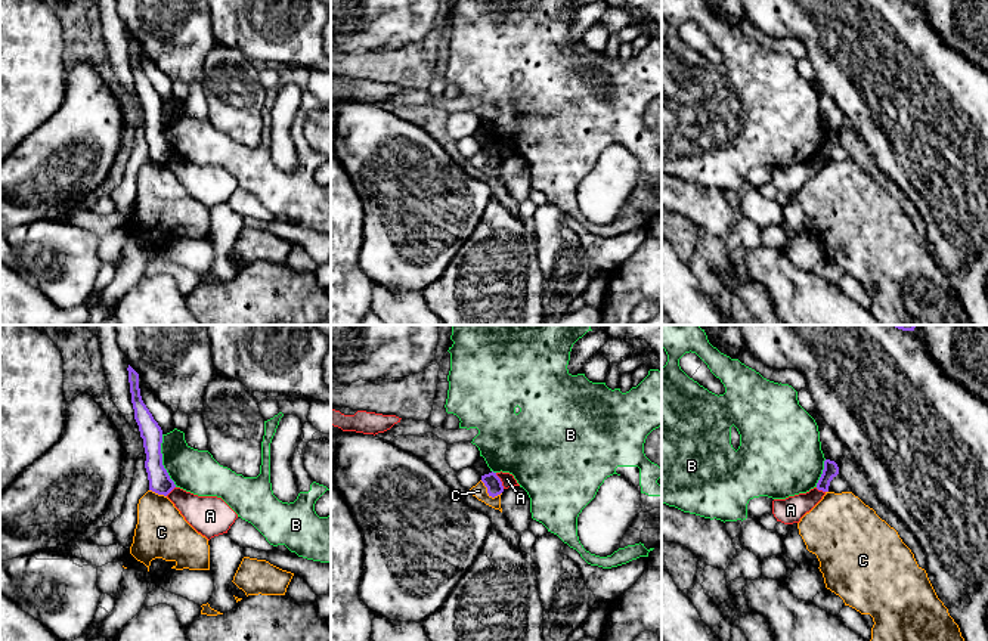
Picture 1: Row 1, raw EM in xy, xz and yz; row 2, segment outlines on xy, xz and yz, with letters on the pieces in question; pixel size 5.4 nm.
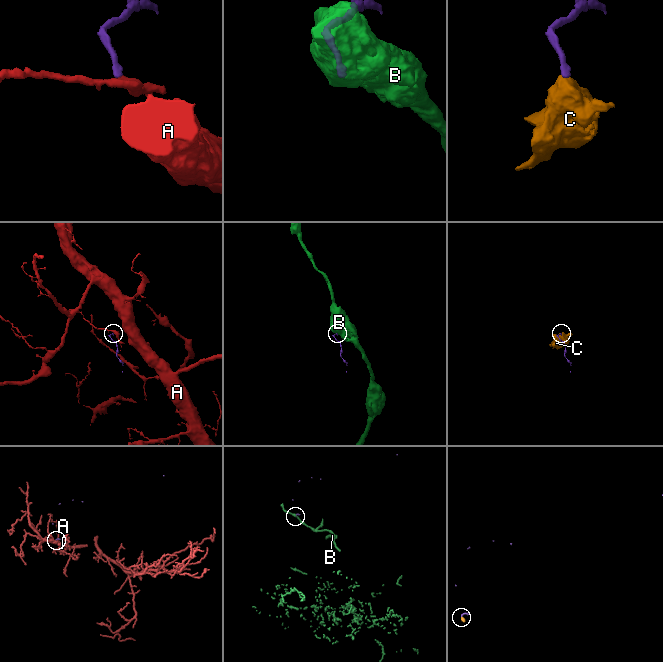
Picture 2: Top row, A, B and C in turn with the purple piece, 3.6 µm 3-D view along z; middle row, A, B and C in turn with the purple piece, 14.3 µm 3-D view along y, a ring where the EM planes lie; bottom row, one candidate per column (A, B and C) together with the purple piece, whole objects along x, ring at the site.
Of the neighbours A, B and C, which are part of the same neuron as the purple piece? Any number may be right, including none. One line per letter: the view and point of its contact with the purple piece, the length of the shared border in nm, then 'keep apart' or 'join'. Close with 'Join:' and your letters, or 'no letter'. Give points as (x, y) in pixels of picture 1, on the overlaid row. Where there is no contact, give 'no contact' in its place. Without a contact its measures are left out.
A: meets purple in xz at (499, 480); contact 100 nm long; keep apart
B: meets purple in xy at (161, 461); contact 300 nm long; keep apart
C: meets purple in xz at (489, 494); contact 140 nm long; keep apart
Join: no letter

